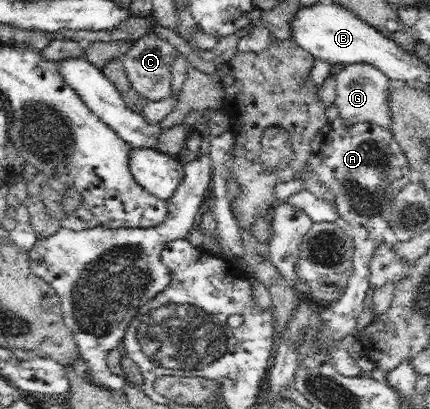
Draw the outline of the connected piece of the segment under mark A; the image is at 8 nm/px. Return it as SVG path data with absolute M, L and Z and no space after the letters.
M340 115L331 123L327 122L322 130L313 136L310 143L312 155L308 161L311 168L315 171L316 177L327 184L335 192L335 206L339 217L344 219L353 231L353 240L355 251L352 255L353 275L347 283L343 295L336 300L335 305L321 312L321 333L319 338L321 342L329 340L338 340L347 334L357 333L355 324L357 317L363 312L368 304L371 287L369 281L369 264L374 255L375 246L383 241L383 233L389 227L389 217L391 217L391 205L397 193L411 181L411 169L408 159L400 145L393 139L389 129L377 125L373 122L359 122L356 124L347 124L345 118Z

